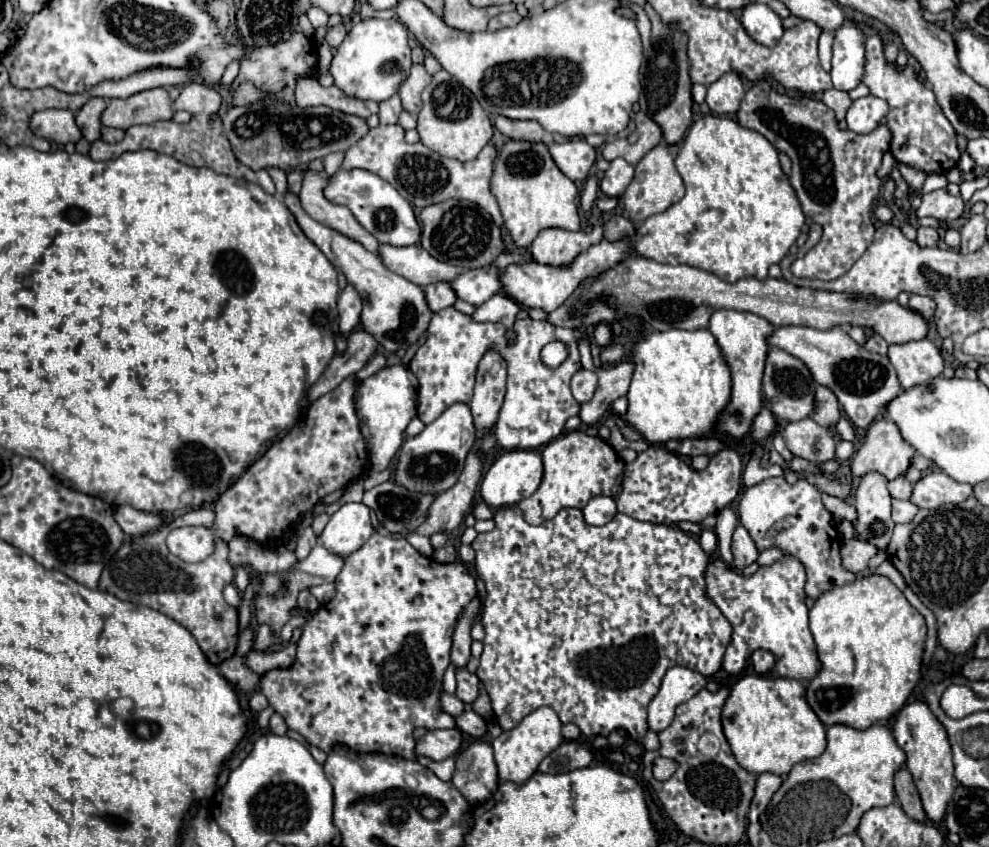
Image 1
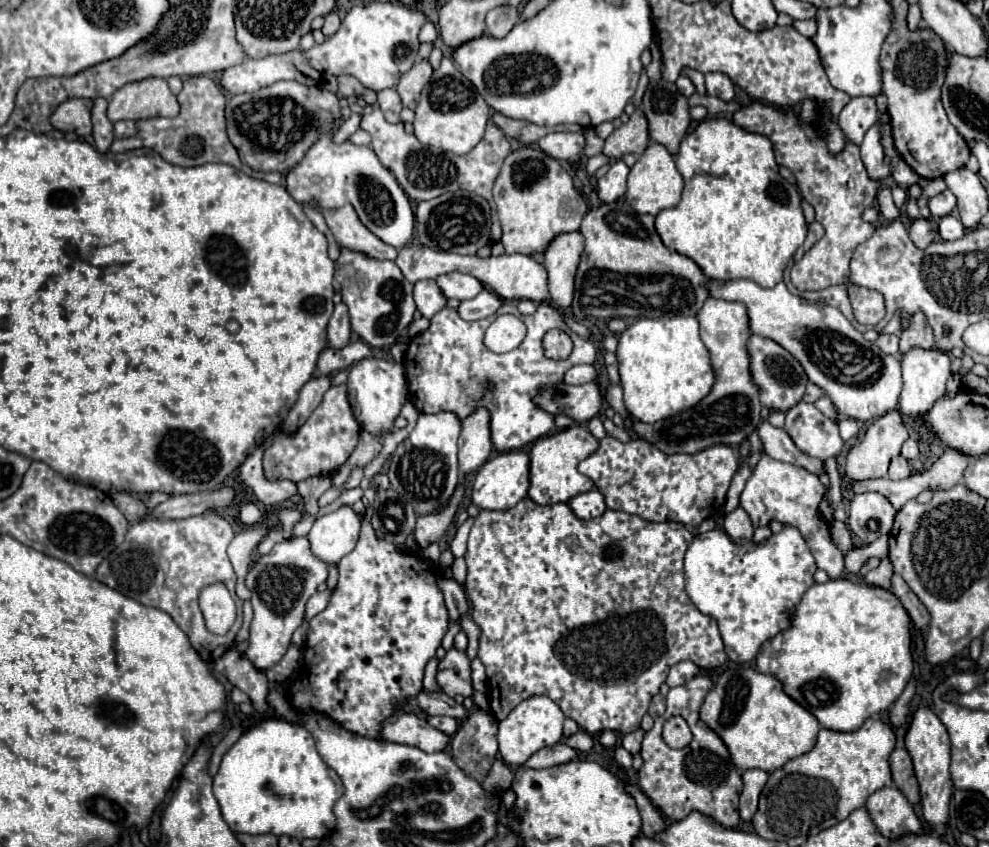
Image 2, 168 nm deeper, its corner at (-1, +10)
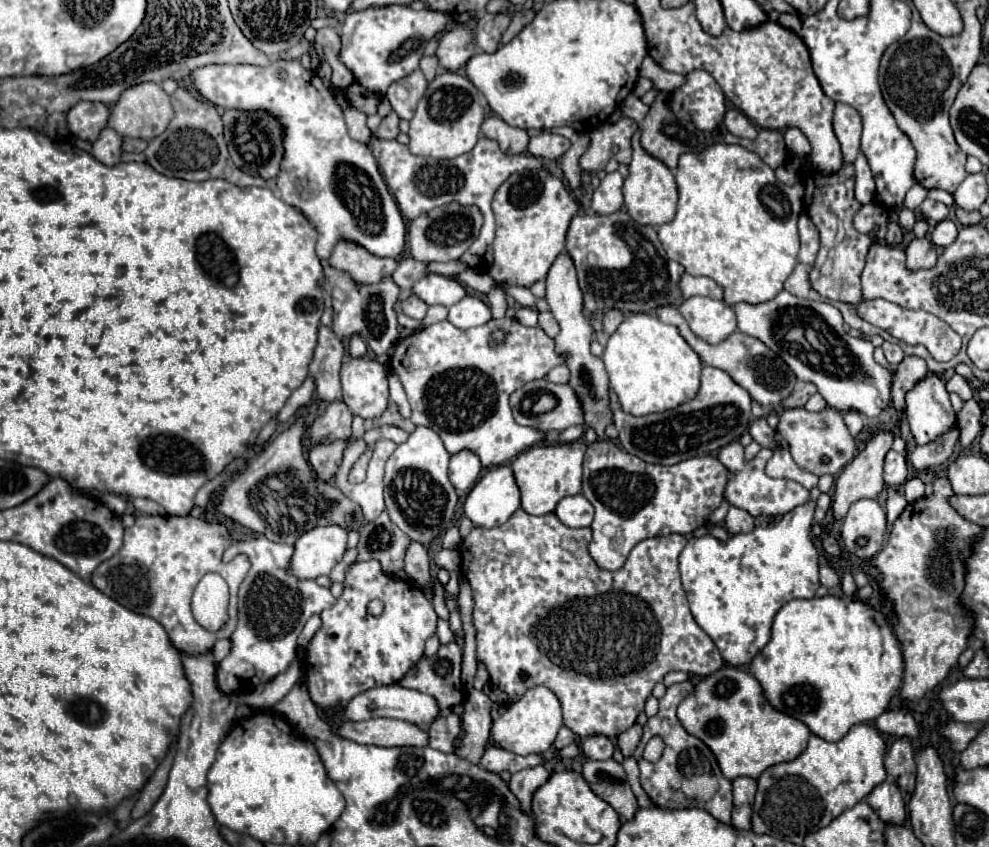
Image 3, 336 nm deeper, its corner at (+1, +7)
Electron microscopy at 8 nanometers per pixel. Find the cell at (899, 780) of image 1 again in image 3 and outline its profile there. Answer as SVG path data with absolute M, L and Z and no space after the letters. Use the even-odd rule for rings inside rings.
M899 737L885 755L885 769L901 787L903 793L913 793L915 789L915 751L907 737Z

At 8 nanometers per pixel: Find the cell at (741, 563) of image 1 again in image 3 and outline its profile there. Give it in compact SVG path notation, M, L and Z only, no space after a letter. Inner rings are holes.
M731 507L725 517L725 527L729 533L737 535L737 533L749 533L755 525L753 525L753 517L747 511L739 507Z

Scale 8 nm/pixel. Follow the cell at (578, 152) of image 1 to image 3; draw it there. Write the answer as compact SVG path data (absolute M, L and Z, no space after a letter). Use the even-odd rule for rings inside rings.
M539 133L529 139L527 151L533 157L543 157L543 159L557 159L561 157L567 149L571 147L567 137L561 137L557 133Z

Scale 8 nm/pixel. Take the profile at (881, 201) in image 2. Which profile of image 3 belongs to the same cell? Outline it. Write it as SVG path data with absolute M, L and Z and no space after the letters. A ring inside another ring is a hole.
M889 223L887 227L887 237L885 237L885 243L887 245L899 245L903 241L903 231L897 223Z

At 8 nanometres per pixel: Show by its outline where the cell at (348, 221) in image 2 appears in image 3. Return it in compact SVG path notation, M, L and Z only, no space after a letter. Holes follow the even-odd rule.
M347 241L337 243L333 255L329 257L329 265L333 269L345 271L357 285L381 283L385 277L391 277L397 267L395 259L373 257L359 245L349 245Z

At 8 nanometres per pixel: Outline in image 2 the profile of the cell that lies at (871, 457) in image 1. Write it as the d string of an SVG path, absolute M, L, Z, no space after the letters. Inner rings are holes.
M891 410L867 426L867 432L861 442L851 446L845 462L845 474L849 480L865 480L865 478L883 478L887 474L889 462L901 454L903 442L909 438L907 428L901 420L899 410Z

